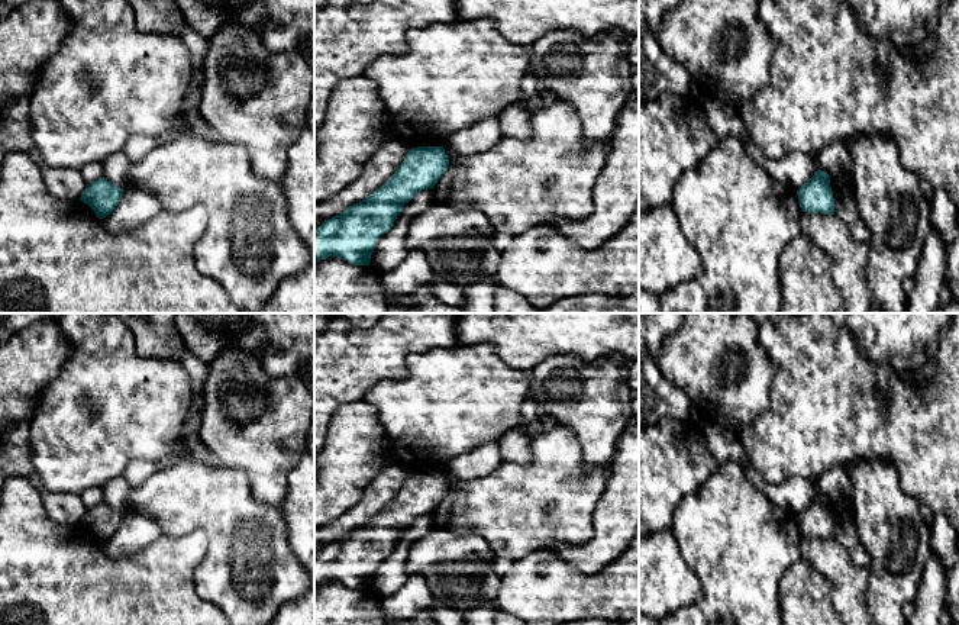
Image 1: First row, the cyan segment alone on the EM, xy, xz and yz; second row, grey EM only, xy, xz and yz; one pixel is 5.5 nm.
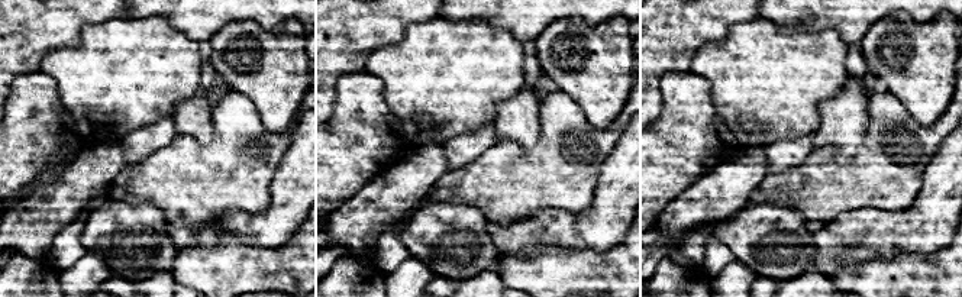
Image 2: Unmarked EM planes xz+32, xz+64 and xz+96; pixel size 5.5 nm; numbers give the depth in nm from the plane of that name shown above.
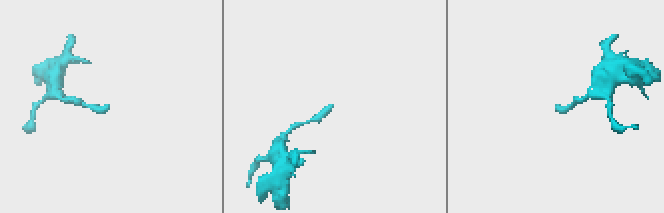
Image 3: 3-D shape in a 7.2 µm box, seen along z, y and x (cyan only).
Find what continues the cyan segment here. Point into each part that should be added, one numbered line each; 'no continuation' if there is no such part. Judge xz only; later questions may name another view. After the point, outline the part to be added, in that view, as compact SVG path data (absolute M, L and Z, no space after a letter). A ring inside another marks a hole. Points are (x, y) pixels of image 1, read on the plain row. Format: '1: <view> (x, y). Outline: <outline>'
no continuation

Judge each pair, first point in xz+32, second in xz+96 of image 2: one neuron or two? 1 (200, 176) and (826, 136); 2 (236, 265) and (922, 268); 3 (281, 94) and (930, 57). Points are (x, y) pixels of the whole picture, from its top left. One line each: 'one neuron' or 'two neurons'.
1: two neurons
2: one neuron
3: one neuron

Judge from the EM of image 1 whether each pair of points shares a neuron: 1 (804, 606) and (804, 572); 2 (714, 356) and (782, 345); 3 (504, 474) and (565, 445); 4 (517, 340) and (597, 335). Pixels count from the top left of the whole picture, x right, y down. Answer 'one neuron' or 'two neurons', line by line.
1: one neuron
2: two neurons
3: one neuron
4: one neuron

